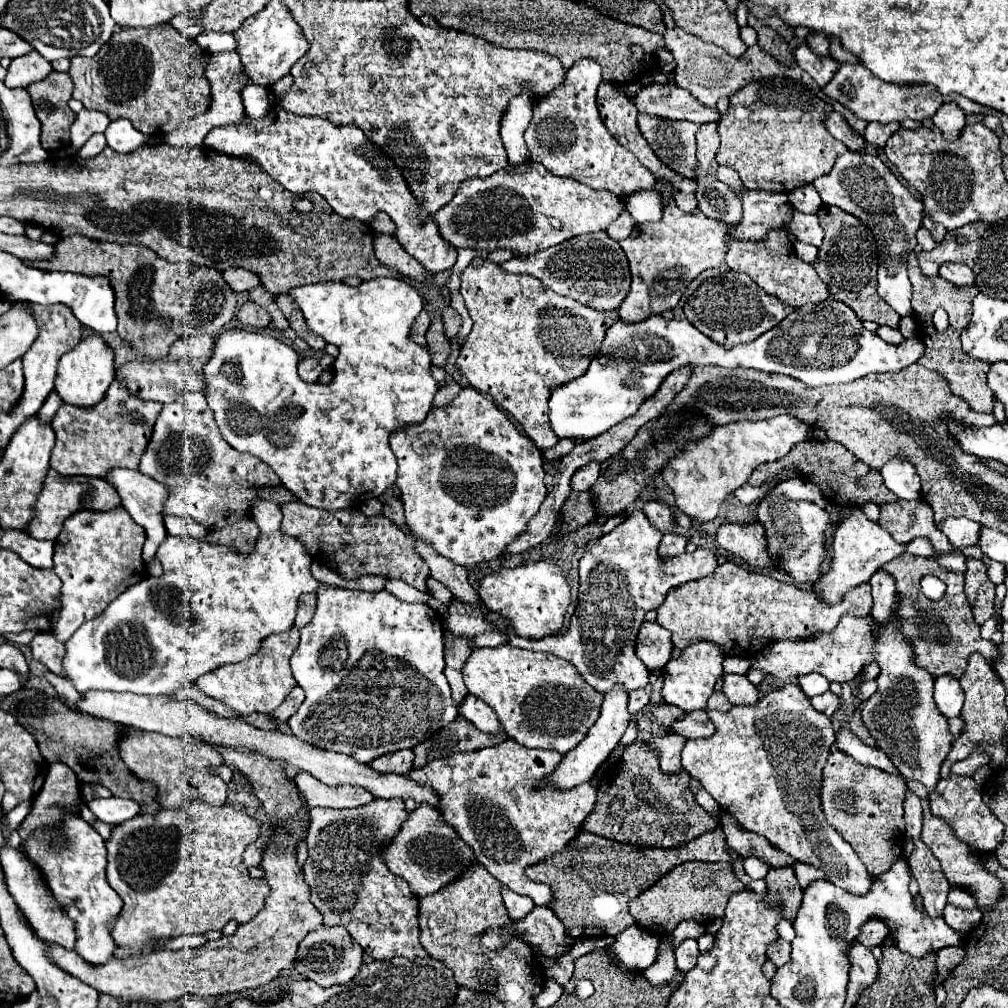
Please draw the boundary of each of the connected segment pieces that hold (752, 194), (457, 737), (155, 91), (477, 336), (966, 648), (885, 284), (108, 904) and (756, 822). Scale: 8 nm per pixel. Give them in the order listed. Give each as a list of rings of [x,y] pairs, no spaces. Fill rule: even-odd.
[[[747,190],[743,196],[743,220],[733,232],[735,238],[763,240],[767,230],[785,230],[793,216],[793,206],[785,192]]]
[[[455,718],[443,730],[435,732],[433,736],[429,736],[427,740],[423,740],[419,746],[413,748],[413,754],[415,754],[413,768],[423,768],[431,760],[445,758],[447,754],[489,748],[489,746],[503,742],[505,738],[507,738],[507,734],[499,734],[499,736],[485,734],[485,732],[477,730],[469,720]]]
[[[159,24],[151,28],[127,28],[115,32],[93,58],[71,58],[69,74],[75,84],[73,98],[81,100],[85,108],[105,112],[111,120],[127,118],[139,132],[161,136],[167,132],[175,132],[179,126],[209,108],[211,86],[205,78],[205,64],[207,54],[195,40],[187,40],[171,24]]]
[[[485,260],[481,266],[469,264],[461,274],[459,292],[473,318],[473,330],[467,336],[461,356],[457,358],[461,374],[475,390],[489,394],[503,410],[507,410],[541,450],[555,446],[559,438],[549,428],[549,410],[547,410],[551,388],[581,376],[589,368],[593,354],[597,354],[601,348],[607,328],[617,320],[619,314],[599,312],[581,302],[559,296],[553,290],[545,288],[543,282],[539,282],[537,278],[507,274],[505,270],[499,270],[499,264],[491,260]]]
[[[903,552],[901,556],[893,558],[891,562],[887,562],[887,566],[881,566],[881,570],[885,570],[887,574],[891,574],[895,578],[897,584],[897,596],[899,596],[899,606],[895,610],[895,618],[897,618],[897,628],[901,630],[901,634],[905,634],[907,640],[911,640],[913,646],[913,662],[921,668],[925,668],[931,676],[941,676],[941,674],[953,674],[955,678],[961,678],[961,674],[967,668],[969,656],[973,652],[981,652],[987,662],[991,664],[997,658],[997,646],[991,640],[983,640],[979,636],[979,626],[975,626],[973,622],[973,612],[971,606],[967,604],[965,592],[963,592],[963,574],[961,572],[951,572],[947,568],[943,568],[937,558],[923,558],[923,556],[915,556],[915,554],[907,554]],[[925,574],[933,574],[939,580],[945,582],[947,592],[941,600],[929,600],[923,592],[921,592],[921,578]]]
[[[845,152],[837,158],[833,170],[821,176],[813,186],[823,204],[837,206],[863,220],[879,244],[877,293],[901,316],[911,314],[911,282],[907,278],[907,256],[917,246],[915,234],[923,220],[923,202],[915,198],[897,176],[875,156],[865,152]]]
[[[67,814],[55,828],[39,828],[25,840],[29,858],[41,868],[53,896],[67,906],[77,926],[75,952],[89,964],[101,966],[113,956],[115,942],[111,938],[111,922],[121,912],[123,900],[115,894],[105,878],[107,850],[103,838],[79,814]],[[59,828],[59,832],[57,832]],[[65,882],[65,884],[63,884]]]
[[[793,682],[767,692],[751,706],[707,714],[717,730],[711,738],[687,740],[681,750],[683,768],[701,780],[741,828],[761,834],[797,862],[821,868],[839,888],[865,894],[871,876],[855,850],[829,826],[819,802],[821,770],[835,742],[831,720],[819,714]]]

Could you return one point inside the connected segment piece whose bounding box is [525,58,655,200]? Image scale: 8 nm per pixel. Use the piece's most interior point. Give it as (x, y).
(566, 135)

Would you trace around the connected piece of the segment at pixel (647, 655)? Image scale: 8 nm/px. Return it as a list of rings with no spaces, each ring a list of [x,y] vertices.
[[[643,622],[637,634],[635,650],[651,672],[659,672],[671,658],[671,634],[657,622]]]

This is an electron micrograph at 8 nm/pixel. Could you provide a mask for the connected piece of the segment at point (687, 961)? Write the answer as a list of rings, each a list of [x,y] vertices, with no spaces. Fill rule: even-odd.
[[[685,940],[677,950],[675,950],[675,958],[677,958],[677,968],[681,972],[687,972],[691,970],[695,964],[697,964],[697,956],[699,956],[699,950],[697,950],[697,940]]]

